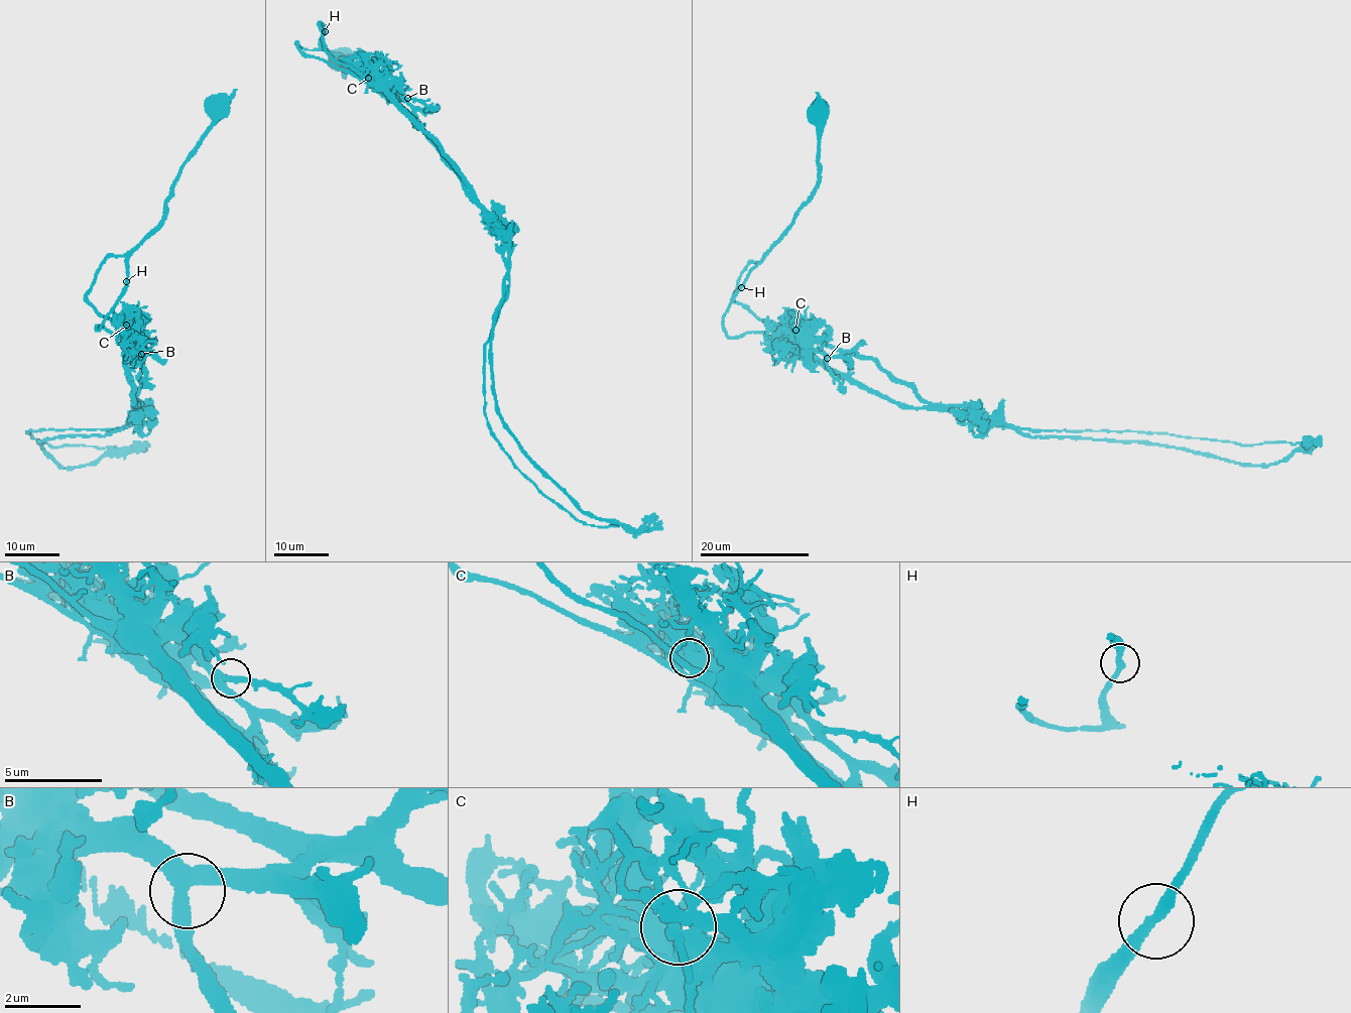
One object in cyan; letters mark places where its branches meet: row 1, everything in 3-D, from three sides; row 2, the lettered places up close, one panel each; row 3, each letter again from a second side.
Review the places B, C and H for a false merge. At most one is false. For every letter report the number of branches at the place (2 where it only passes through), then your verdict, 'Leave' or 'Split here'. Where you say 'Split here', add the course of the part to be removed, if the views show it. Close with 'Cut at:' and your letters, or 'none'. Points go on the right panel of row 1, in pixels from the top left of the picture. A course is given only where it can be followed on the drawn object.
B: Branches: 3. Leave
C: Branches: 3. Split here. Course of the part to remove: (795, 330), (876, 362), (923, 399), (961, 406), (995, 425), (1165, 432), (1241, 445), (1300, 441), (1312, 449)
H: Branches: 2. Leave
Cut at: C

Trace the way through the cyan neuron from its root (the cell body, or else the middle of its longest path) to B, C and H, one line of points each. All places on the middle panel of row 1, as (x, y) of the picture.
B: (341, 57), (347, 57), (346, 76), (340, 56), (296, 43), (306, 54), (365, 74), (407, 98)
C: (341, 57), (347, 57), (346, 76), (340, 56), (328, 50), (304, 49), (296, 43), (306, 54), (368, 78)
H: (341, 57), (347, 57), (343, 73), (346, 76), (340, 56), (324, 50), (321, 40), (325, 31)

